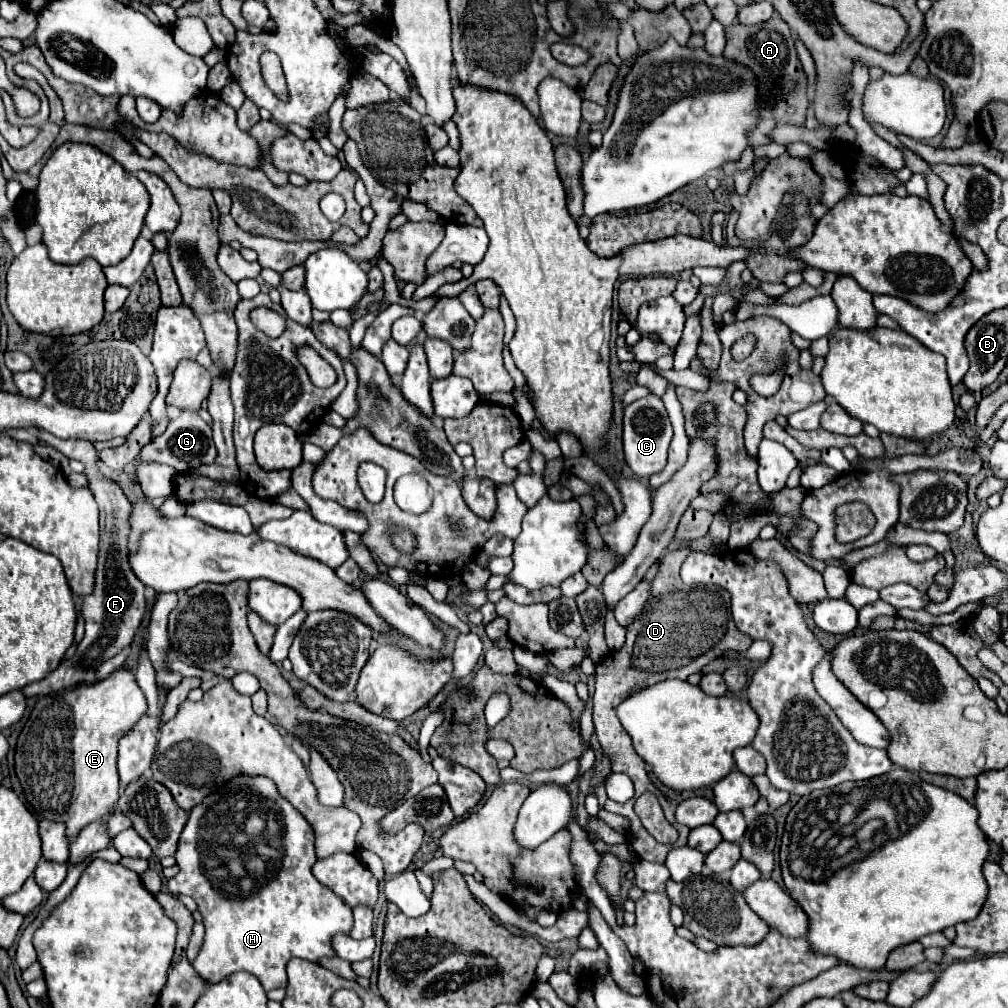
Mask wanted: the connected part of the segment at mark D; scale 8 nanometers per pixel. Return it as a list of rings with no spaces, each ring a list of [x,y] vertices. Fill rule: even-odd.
[[[685,550],[667,552],[663,556],[661,568],[659,568],[657,576],[653,578],[653,590],[661,590],[661,592],[651,594],[643,612],[629,626],[625,646],[617,652],[609,652],[597,664],[597,682],[595,682],[595,694],[593,694],[595,734],[599,738],[601,750],[605,752],[605,756],[611,762],[611,770],[623,772],[633,780],[635,798],[641,796],[643,792],[653,792],[659,798],[659,804],[663,806],[667,820],[673,822],[673,826],[679,830],[677,846],[685,846],[689,828],[683,826],[683,830],[681,830],[669,802],[651,784],[647,770],[645,770],[645,762],[633,750],[631,738],[619,724],[615,710],[627,696],[631,696],[633,692],[637,692],[645,686],[651,686],[659,680],[667,680],[667,678],[687,680],[689,674],[699,672],[705,664],[719,658],[723,654],[723,650],[727,650],[727,648],[733,648],[737,652],[745,652],[749,648],[747,634],[739,632],[731,618],[729,594],[725,590],[709,588],[709,586],[689,588],[681,582],[679,568],[681,568],[685,556],[687,556]],[[653,596],[657,596],[657,598],[653,598]]]

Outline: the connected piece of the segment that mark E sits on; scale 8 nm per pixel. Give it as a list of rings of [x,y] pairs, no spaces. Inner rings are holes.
[[[117,668],[97,684],[39,698],[15,748],[15,774],[31,812],[37,818],[63,822],[69,840],[75,840],[89,822],[109,818],[121,792],[117,742],[145,712],[147,700],[135,676],[123,668]],[[65,766],[71,766],[71,772]]]

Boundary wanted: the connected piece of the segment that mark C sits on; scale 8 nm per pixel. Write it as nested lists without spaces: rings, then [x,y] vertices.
[[[649,394],[645,398],[635,400],[625,408],[625,418],[623,418],[623,448],[625,448],[625,460],[629,468],[641,476],[649,478],[651,474],[657,474],[665,468],[667,464],[667,450],[669,442],[673,436],[673,428],[667,416],[667,410],[663,406],[663,400],[657,398],[655,394]]]

